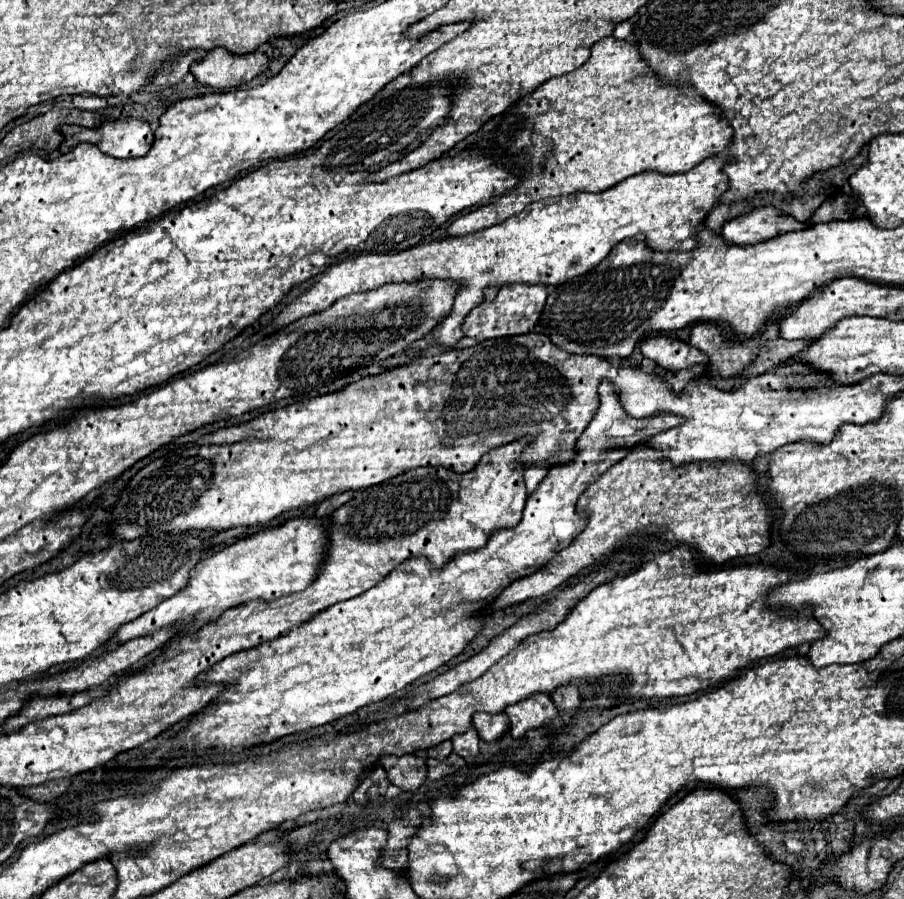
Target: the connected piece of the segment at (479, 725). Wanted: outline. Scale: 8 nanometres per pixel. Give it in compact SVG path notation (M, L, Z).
M476 712L472 718L472 726L478 730L478 736L484 742L494 742L504 736L504 732L510 728L510 720L504 712L500 714L488 714L488 712Z

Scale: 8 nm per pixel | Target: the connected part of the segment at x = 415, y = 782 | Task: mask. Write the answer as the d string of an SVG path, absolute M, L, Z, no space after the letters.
M414 754L406 756L382 756L380 766L386 770L390 784L400 790L418 790L426 780L426 760Z

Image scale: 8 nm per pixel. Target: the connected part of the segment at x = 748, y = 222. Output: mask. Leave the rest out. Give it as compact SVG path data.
M762 206L754 208L748 214L742 214L738 218L732 218L724 224L722 236L730 244L738 246L750 246L764 240L770 240L778 234L804 230L806 224L800 224L790 214L784 214L782 210L774 206Z

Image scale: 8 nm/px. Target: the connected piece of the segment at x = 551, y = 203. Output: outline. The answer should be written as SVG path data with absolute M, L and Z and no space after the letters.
M714 156L684 174L668 176L646 170L602 190L600 194L576 192L532 202L524 212L466 236L446 236L396 254L360 254L348 258L346 262L330 266L308 292L290 302L278 314L274 326L282 328L302 316L330 308L342 296L374 290L382 284L442 278L460 282L460 290L450 316L434 328L434 342L456 346L464 336L462 322L466 314L484 300L484 288L488 286L504 286L512 282L554 286L568 282L596 268L618 242L636 234L644 234L652 250L690 250L698 244L698 228L728 190L728 176L724 174L726 164L726 158Z

